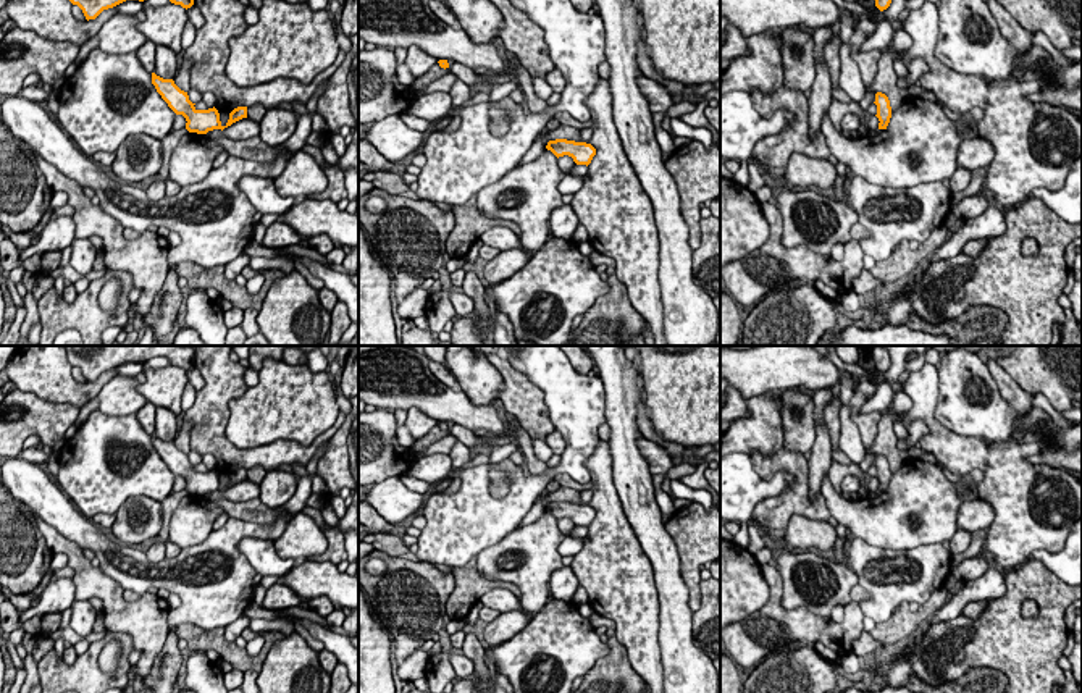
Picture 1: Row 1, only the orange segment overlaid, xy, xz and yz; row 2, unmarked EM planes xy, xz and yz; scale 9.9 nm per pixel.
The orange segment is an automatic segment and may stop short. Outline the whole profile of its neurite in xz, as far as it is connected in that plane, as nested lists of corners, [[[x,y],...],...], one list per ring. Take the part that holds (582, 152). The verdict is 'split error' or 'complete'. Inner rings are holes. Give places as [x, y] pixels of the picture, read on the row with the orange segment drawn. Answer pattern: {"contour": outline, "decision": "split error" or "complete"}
{"contour": [[[567,139],[549,141],[546,145],[557,158],[568,155],[577,165],[589,165],[596,155],[596,149],[586,142],[575,142]]], "decision": "complete"}

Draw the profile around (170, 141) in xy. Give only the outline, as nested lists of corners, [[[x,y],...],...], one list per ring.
[[[186,128],[184,129],[178,129],[178,131],[171,131],[170,134],[166,134],[161,139],[161,147],[163,147],[163,162],[161,162],[161,168],[158,170],[158,174],[163,181],[168,179],[168,165],[170,165],[170,158],[173,150],[178,147],[181,137],[189,132]]]

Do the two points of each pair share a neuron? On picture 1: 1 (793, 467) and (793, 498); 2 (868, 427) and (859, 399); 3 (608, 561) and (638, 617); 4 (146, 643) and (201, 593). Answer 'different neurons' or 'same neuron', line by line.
1: same neuron
2: same neuron
3: same neuron
4: different neurons

